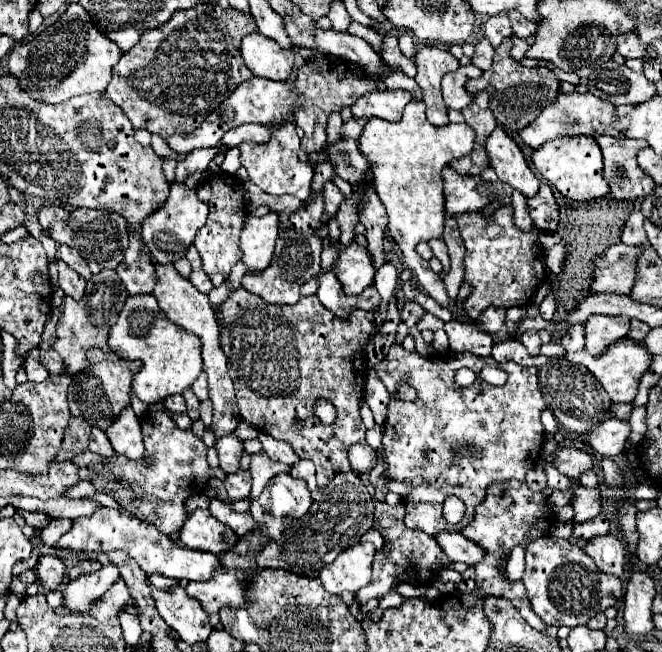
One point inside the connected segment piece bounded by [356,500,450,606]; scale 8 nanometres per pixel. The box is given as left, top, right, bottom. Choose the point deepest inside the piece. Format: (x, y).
(410, 551)

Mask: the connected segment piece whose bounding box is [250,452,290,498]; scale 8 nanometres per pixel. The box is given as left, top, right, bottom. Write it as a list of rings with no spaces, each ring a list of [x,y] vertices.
[[[266,452],[254,454],[252,464],[250,464],[250,474],[252,474],[252,498],[258,498],[260,492],[266,488],[266,484],[280,472],[290,472],[290,466],[272,462]]]

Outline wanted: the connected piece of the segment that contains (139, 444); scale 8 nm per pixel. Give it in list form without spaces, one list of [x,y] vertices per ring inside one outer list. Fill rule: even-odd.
[[[128,406],[122,414],[106,428],[106,436],[110,438],[116,454],[126,456],[128,460],[142,460],[144,456],[144,440],[140,430],[140,420],[134,410]]]

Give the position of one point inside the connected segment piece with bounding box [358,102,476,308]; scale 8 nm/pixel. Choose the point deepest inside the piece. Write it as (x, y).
(408, 156)

